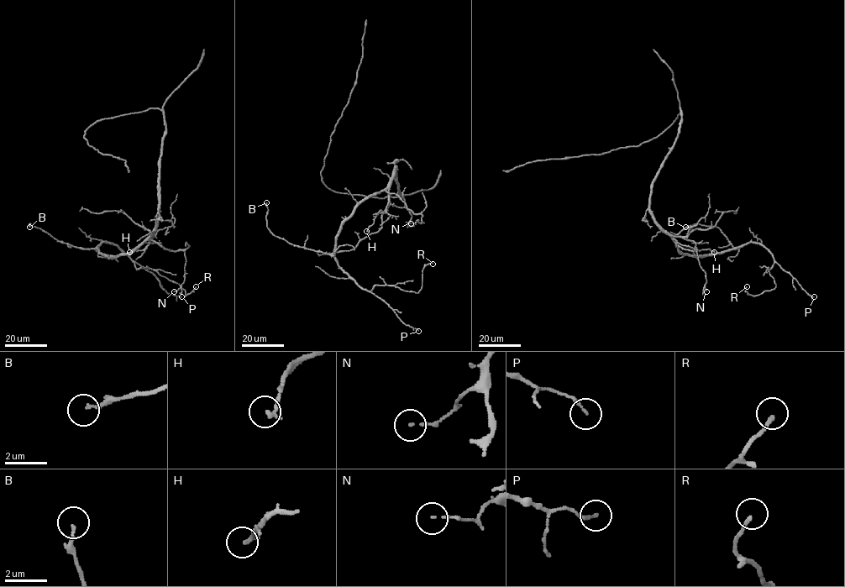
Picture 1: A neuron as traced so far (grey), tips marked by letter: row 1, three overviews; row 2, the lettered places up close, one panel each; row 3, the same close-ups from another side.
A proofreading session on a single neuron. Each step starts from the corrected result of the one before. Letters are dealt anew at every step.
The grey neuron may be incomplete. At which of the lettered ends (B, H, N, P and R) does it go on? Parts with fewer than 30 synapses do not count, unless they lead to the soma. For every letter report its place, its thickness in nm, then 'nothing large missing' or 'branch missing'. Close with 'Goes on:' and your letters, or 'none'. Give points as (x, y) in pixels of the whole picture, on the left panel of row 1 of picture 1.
B: place (29, 227); calibre 120 nm; nothing large missing
H: place (129, 252); calibre 200 nm; nothing large missing
N: place (174, 291); calibre 100 nm; nothing large missing
P: place (181, 296); calibre 120 nm; nothing large missing
R: place (196, 286); calibre 170 nm; nothing large missing
Goes on: none

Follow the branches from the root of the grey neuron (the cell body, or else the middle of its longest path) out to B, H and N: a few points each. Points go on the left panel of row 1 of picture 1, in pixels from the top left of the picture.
B: (158, 170), (157, 225), (130, 252), (107, 255), (97, 248), (81, 248), (60, 243), (29, 223), (29, 227)
H: (158, 170), (157, 225), (144, 248), (129, 252)
N: (158, 170), (158, 222), (149, 238), (166, 248), (185, 251), (184, 282), (174, 291)

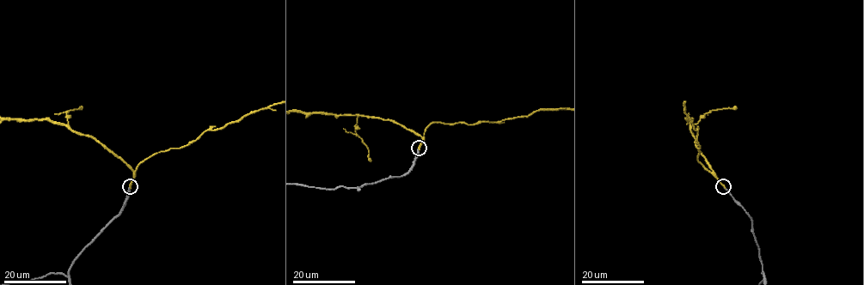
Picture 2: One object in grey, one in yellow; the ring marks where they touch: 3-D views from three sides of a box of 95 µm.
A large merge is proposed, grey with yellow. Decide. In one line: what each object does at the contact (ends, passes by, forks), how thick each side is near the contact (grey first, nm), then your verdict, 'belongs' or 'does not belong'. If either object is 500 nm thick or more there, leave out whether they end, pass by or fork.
grey ends | yellow ends | 240/380 nm | belongs

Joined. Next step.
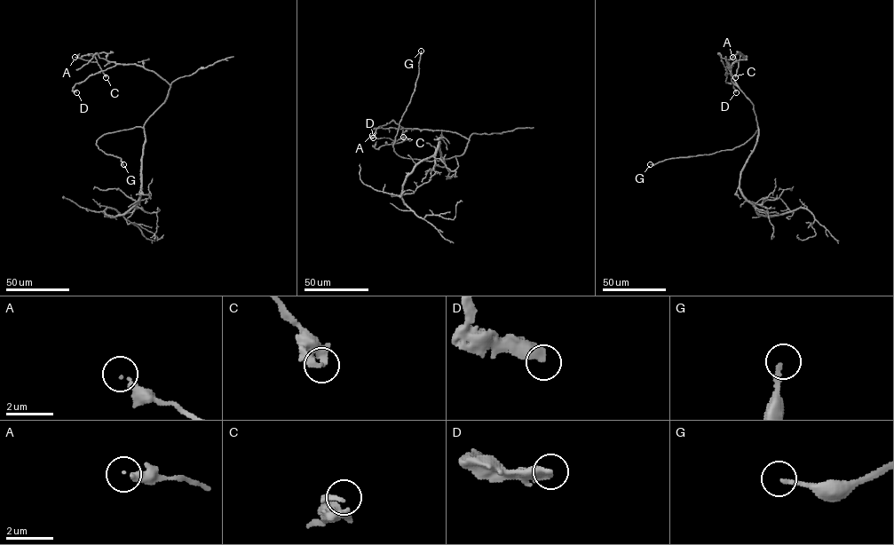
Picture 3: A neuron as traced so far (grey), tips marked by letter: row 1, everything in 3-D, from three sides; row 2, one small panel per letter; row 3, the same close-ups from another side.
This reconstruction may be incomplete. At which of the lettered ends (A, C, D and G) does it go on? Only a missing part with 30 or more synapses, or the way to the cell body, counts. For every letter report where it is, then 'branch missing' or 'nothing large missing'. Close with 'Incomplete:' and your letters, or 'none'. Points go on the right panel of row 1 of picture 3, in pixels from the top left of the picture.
A: at (732, 57); nothing large missing
C: at (735, 77); nothing large missing
D: at (736, 92); nothing large missing
G: at (650, 164); branch missing
Incomplete: G

